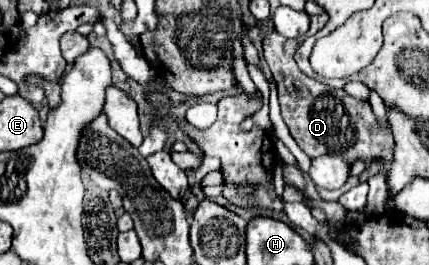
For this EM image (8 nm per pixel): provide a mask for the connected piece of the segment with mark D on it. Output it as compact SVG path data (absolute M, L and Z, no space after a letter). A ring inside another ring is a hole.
M275 30L263 38L263 54L279 86L281 114L285 124L289 126L291 136L297 140L299 148L311 158L321 154L337 154L343 156L349 164L353 164L359 158L377 160L379 156L383 156L383 160L391 160L393 134L389 130L383 130L381 134L381 128L375 120L369 102L357 100L349 96L345 90L335 90L299 72L293 58L299 44L301 40L285 38Z

